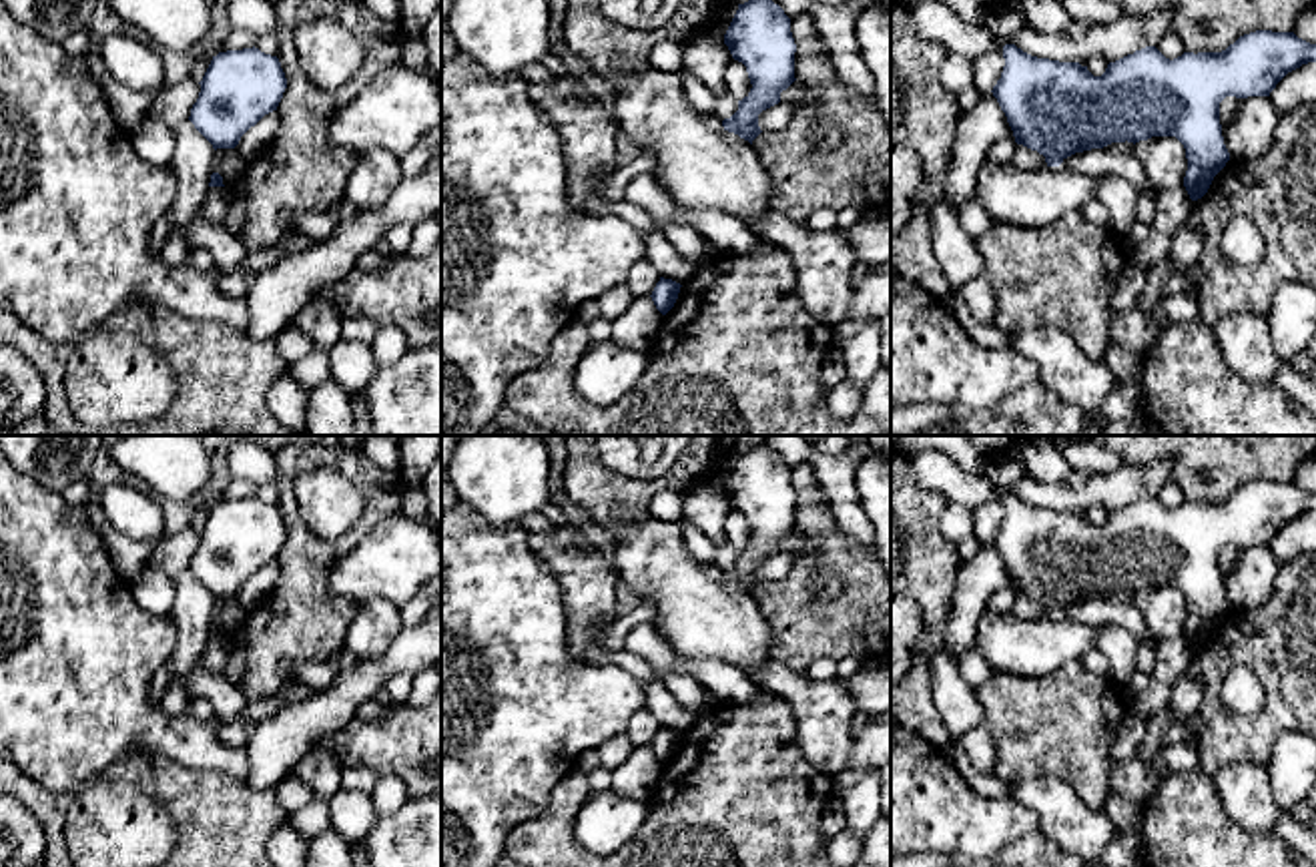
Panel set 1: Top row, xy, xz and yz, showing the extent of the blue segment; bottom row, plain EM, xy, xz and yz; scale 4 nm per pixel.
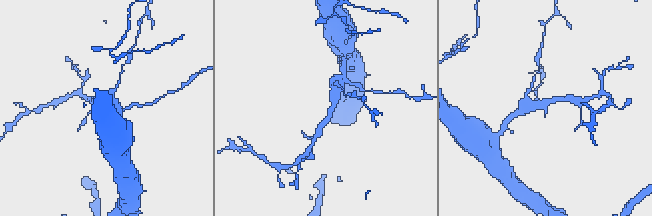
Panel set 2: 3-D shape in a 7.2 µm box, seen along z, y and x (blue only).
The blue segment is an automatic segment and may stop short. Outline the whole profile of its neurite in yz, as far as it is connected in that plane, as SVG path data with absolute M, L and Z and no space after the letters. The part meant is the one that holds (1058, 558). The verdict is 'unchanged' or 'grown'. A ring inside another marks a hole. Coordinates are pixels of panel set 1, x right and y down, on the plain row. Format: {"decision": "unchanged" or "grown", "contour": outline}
{"decision": "unchanged", "contour": "M1256 480L1240 486L1222 502L1184 502L1170 510L1156 496L1145 496L1093 526L1079 512L1037 508L1015 494L1003 496L1005 516L993 536L1015 592L1059 616L1067 606L1111 592L1139 592L1152 586L1176 586L1188 608L1184 636L1192 650L1202 648L1214 626L1230 610L1220 574L1220 552L1226 546L1270 546L1276 534L1302 514L1316 512L1316 494L1294 482Z"}

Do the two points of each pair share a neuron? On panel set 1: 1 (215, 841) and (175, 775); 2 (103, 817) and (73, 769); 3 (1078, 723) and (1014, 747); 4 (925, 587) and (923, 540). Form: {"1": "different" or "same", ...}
{"1": "same", "2": "different", "3": "same", "4": "same"}

